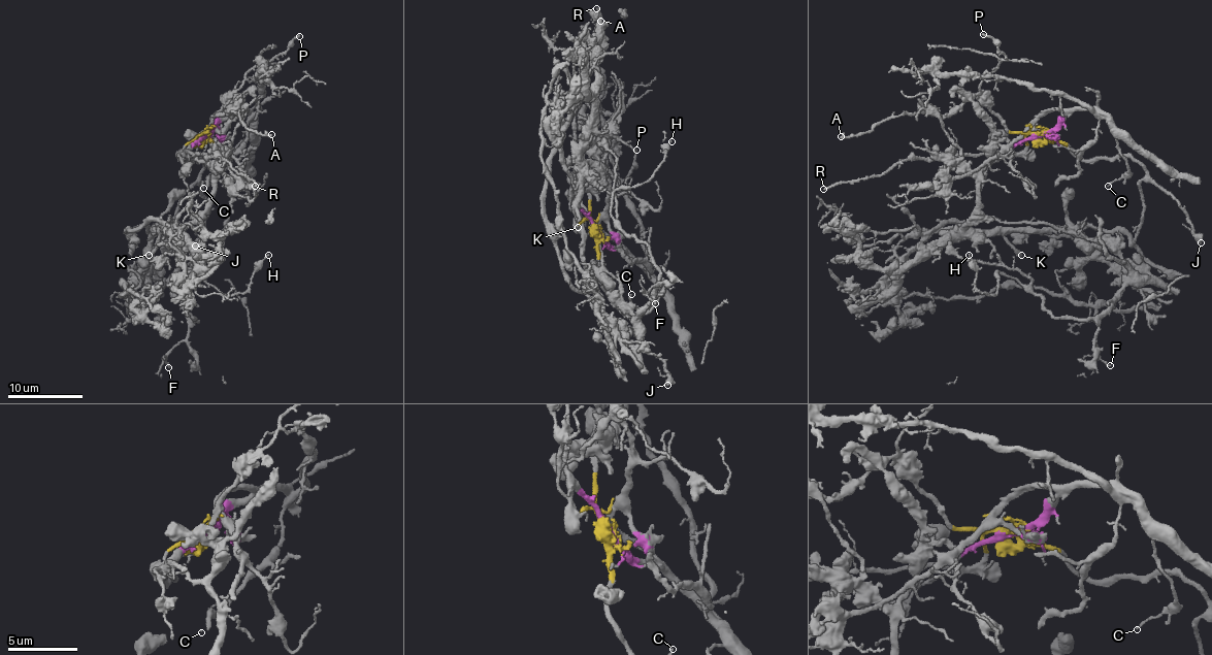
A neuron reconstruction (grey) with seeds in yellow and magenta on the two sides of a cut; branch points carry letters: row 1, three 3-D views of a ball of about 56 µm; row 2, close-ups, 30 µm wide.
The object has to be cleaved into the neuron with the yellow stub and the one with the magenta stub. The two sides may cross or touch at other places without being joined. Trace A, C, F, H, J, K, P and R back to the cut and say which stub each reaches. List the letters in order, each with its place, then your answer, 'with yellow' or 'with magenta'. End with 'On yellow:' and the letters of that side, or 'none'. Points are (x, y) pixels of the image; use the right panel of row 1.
A: place (841, 136); with yellow
C: place (1108, 186); with magenta
F: place (1110, 365); with magenta
H: place (969, 255); with magenta
J: place (1201, 242); with yellow
K: place (1021, 255); with magenta
P: place (983, 34); with yellow
R: place (823, 189); with magenta
On yellow: A, J, P

